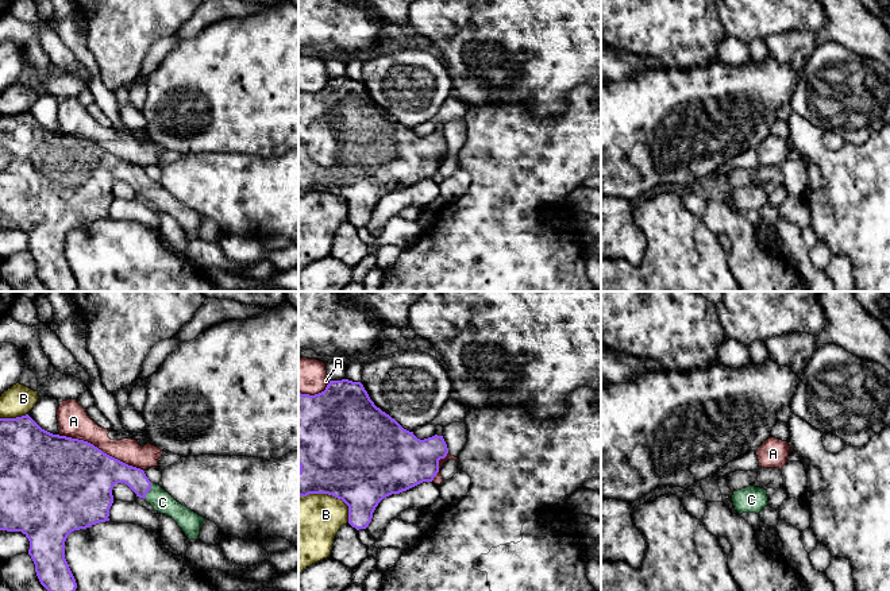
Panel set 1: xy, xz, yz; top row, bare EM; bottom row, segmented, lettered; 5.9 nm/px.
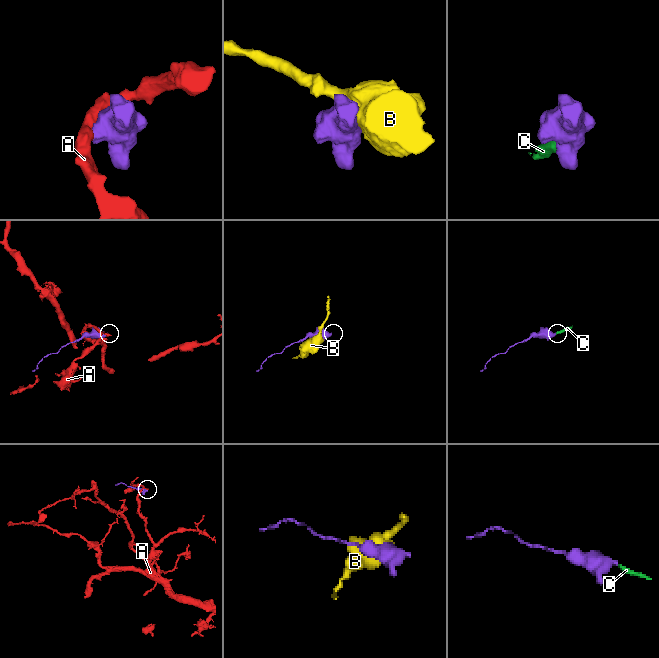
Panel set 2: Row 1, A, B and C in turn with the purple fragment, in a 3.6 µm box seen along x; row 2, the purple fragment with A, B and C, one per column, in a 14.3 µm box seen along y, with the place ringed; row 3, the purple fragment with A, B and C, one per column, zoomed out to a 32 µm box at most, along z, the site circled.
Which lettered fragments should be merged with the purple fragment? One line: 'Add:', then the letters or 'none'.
Add: C

